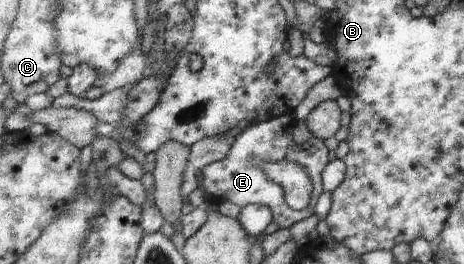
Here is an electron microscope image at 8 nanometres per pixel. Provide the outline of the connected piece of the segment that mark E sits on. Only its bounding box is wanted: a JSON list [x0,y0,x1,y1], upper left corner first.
[201,114,331,228]

